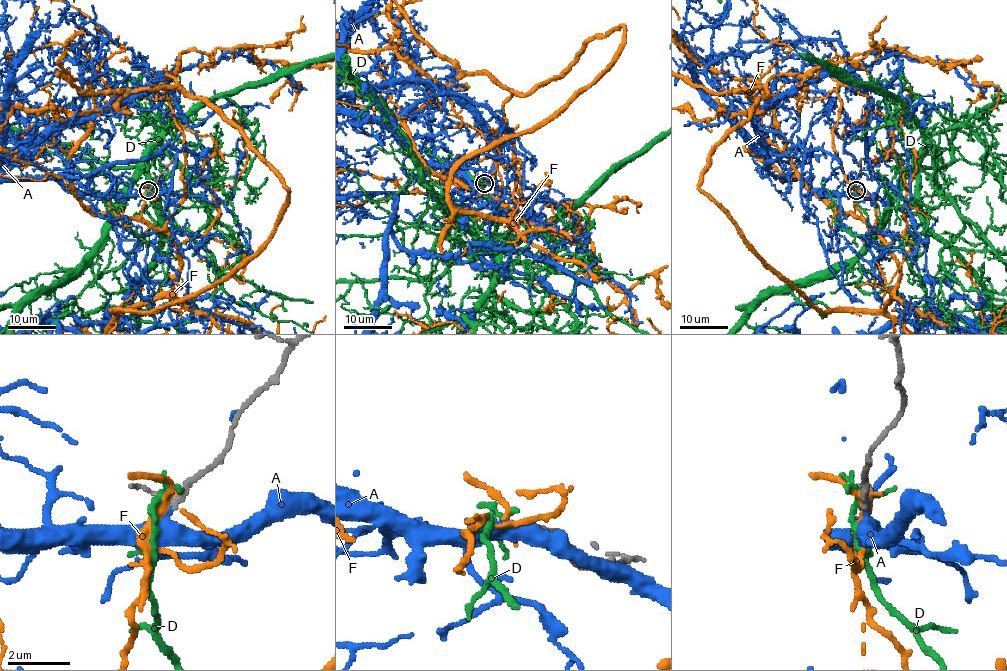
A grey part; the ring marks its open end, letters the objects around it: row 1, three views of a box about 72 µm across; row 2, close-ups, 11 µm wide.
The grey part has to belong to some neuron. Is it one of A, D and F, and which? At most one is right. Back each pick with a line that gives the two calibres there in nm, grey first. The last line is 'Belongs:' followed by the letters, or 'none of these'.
A: 160 nm thick on the grey side, 400 nm on the other
Belongs: A

